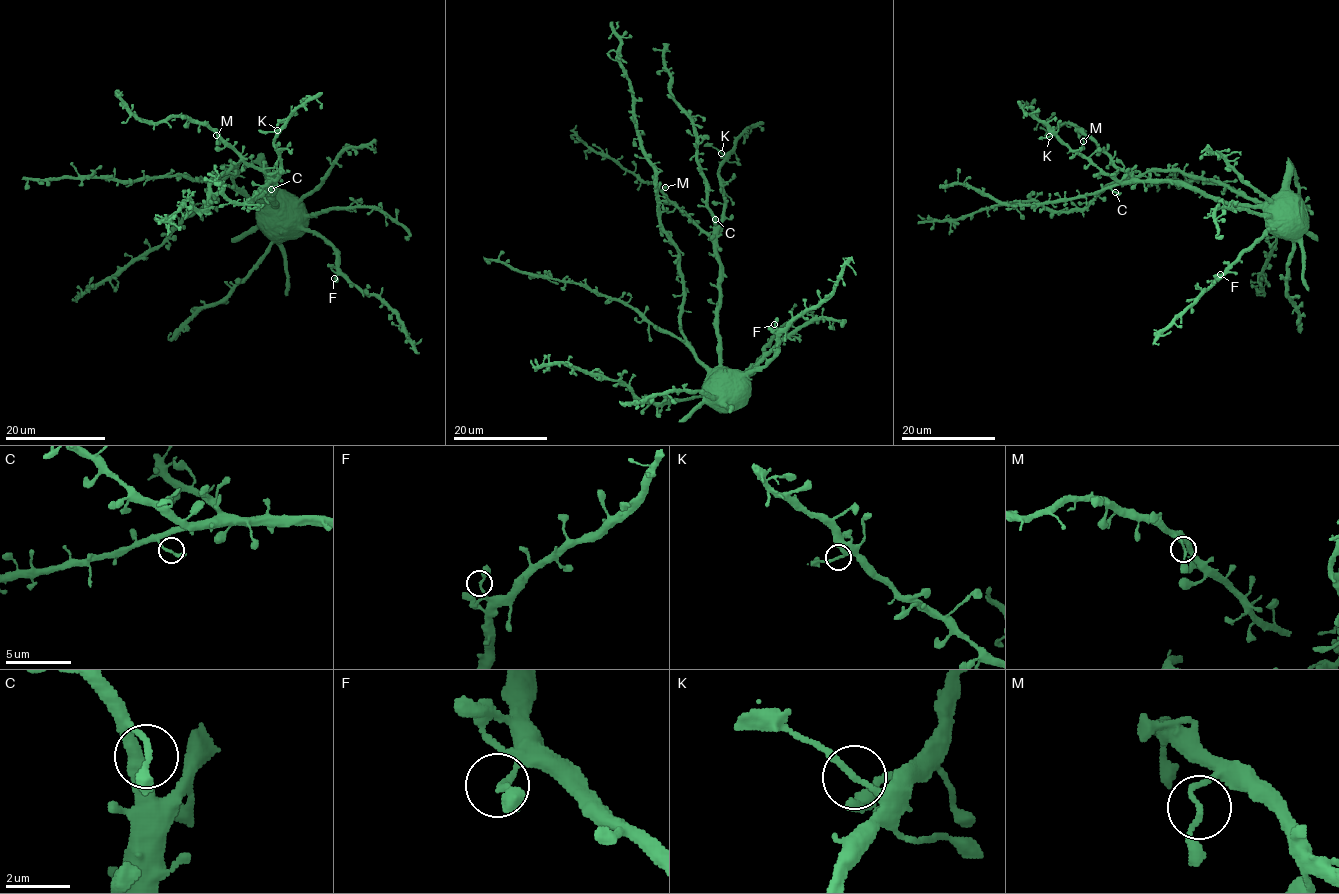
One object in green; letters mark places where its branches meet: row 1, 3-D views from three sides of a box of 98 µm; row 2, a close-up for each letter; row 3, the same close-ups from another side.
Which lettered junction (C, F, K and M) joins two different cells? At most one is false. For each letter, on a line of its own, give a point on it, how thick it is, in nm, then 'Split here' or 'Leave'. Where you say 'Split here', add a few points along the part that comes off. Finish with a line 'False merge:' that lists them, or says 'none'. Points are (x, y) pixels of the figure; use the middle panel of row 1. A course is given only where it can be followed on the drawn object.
C: Place: (715, 219). Thickness 220 nm. Leave
F: Place: (774, 324). Thickness 240 nm. Leave
K: Place: (721, 153). Thickness 180 nm. Split here. Course of the part to remove: (721, 153), (704, 145)
M: Place: (665, 187). Thickness 170 nm. Leave
False merge: K

